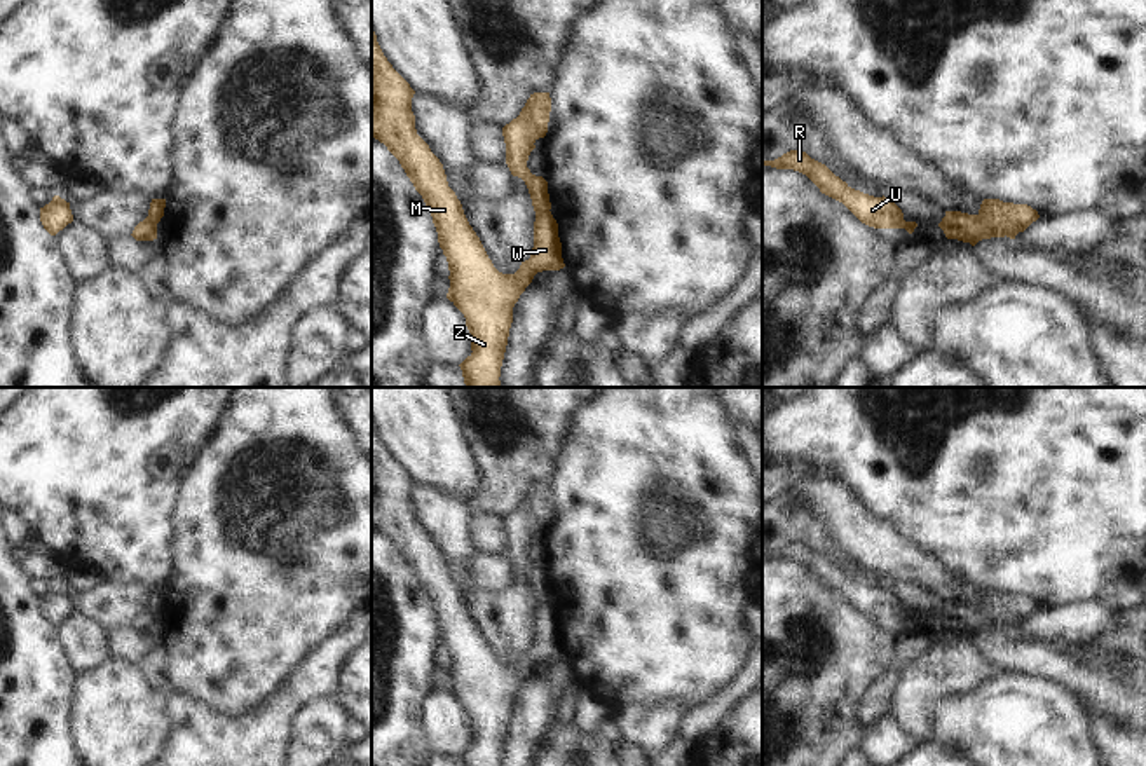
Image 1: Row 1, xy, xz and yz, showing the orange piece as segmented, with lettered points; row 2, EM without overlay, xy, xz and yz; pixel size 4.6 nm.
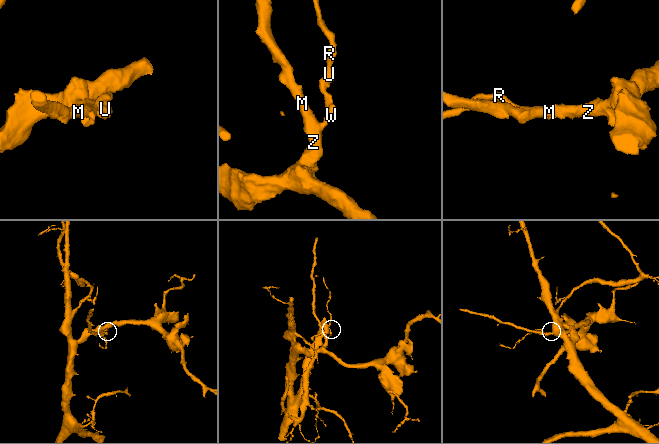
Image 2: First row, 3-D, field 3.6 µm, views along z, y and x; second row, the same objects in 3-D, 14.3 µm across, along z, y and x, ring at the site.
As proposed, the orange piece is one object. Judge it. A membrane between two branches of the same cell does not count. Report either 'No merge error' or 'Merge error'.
Merge error

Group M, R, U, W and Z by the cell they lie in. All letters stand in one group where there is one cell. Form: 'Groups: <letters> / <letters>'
Groups: M W Z / R U

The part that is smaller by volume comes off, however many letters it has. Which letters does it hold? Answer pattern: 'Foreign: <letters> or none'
Foreign: R, U

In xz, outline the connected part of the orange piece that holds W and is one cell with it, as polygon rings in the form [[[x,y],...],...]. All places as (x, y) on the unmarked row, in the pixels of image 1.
[[[372,421],[372,529],[379,530],[399,551],[415,581],[422,586],[438,623],[438,633],[448,653],[450,679],[447,689],[464,705],[471,724],[471,745],[459,756],[462,766],[501,766],[501,757],[513,714],[513,698],[520,686],[542,661],[560,661],[565,658],[558,614],[551,602],[541,604],[534,612],[534,639],[530,649],[522,653],[515,665],[499,663],[488,649],[480,628],[469,616],[462,595],[448,578],[447,565],[440,550],[429,536],[417,525],[412,489],[415,482],[392,459],[384,447],[377,426]]]

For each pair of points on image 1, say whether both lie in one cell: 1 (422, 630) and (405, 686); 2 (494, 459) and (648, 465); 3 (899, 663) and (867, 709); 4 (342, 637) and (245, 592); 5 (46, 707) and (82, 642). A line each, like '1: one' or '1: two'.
1: one
2: two
3: one
4: two
5: two

